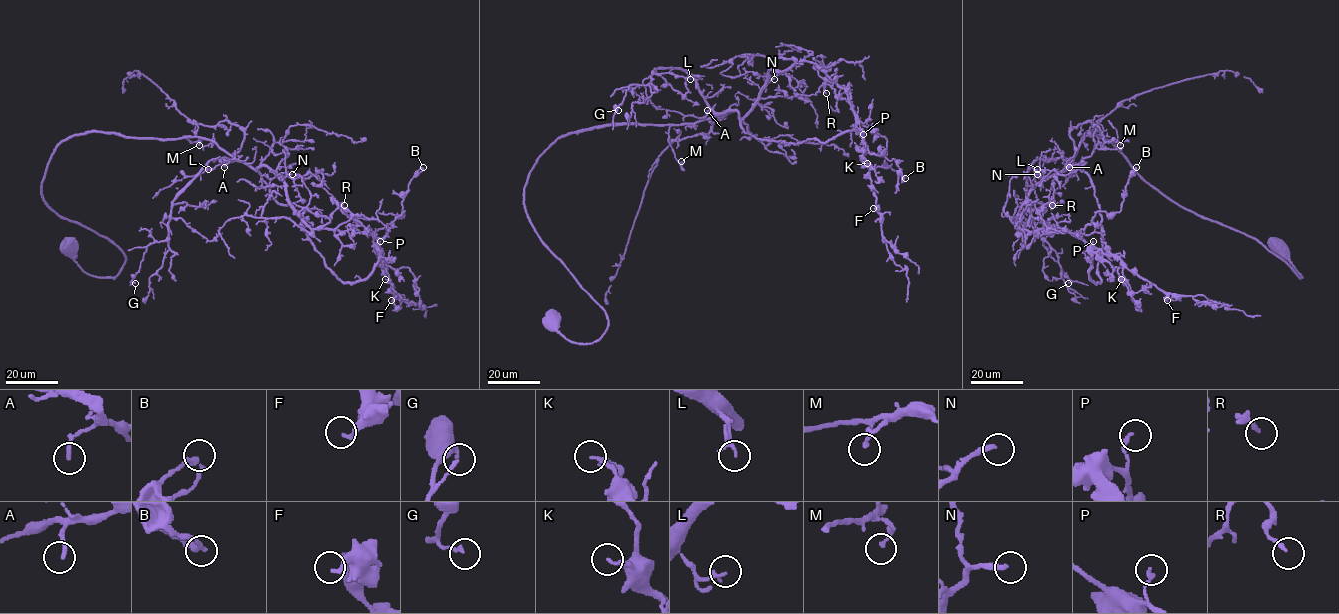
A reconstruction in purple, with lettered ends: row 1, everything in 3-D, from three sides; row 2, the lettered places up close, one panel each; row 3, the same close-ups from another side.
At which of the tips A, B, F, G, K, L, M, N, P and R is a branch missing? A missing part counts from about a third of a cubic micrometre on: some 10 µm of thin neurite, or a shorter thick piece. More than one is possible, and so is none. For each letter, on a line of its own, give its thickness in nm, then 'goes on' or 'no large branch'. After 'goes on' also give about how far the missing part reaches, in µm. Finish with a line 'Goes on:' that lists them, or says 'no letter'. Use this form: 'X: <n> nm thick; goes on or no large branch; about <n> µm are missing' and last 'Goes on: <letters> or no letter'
A: 190 nm thick; no large branch
B: 240 nm thick; no large branch
F: 170 nm thick; no large branch
G: 170 nm thick; no large branch
K: 160 nm thick; no large branch
L: 200 nm thick; no large branch
M: 170 nm thick; no large branch
N: 240 nm thick; goes on; about 10 µm are missing
P: 180 nm thick; no large branch
R: 190 nm thick; no large branch
Goes on: N

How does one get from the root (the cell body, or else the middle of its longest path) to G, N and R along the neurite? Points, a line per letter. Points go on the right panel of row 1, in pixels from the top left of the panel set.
G: (1279, 247), (1302, 277), (1086, 132), (1027, 177), (1029, 217), (1068, 283)
N: (1279, 247), (1302, 277), (1257, 239), (1169, 200), (1091, 131), (1069, 164), (1074, 170), (1037, 174)
R: (1279, 247), (1302, 277), (1169, 200), (1091, 131), (1074, 170), (1030, 192), (1020, 228), (1047, 232), (1052, 205)

